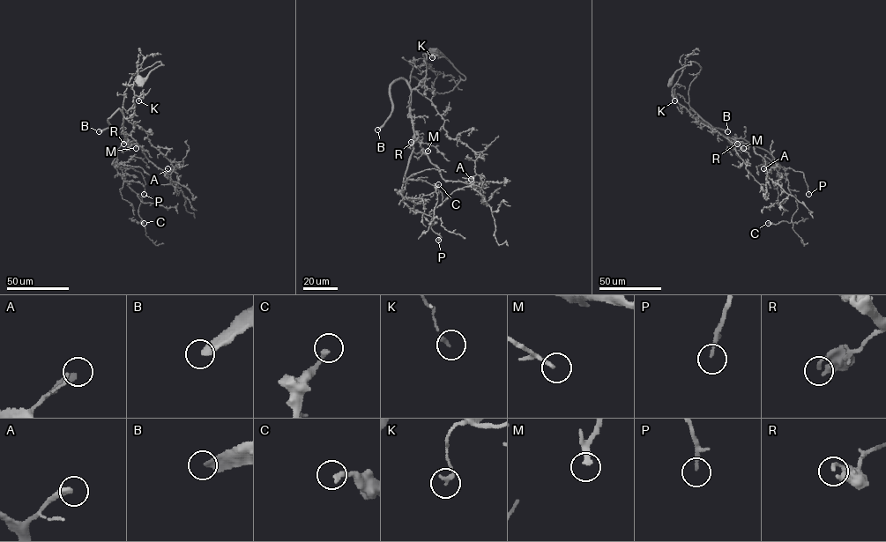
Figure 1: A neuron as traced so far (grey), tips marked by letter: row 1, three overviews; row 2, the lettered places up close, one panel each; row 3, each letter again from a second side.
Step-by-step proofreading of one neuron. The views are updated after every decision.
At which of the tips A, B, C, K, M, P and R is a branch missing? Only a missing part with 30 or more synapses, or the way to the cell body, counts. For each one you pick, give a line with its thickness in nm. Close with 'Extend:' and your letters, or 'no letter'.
A: 300 nm thick
B: 360 nm thick
P: 140 nm thick
Extend: A, B, P

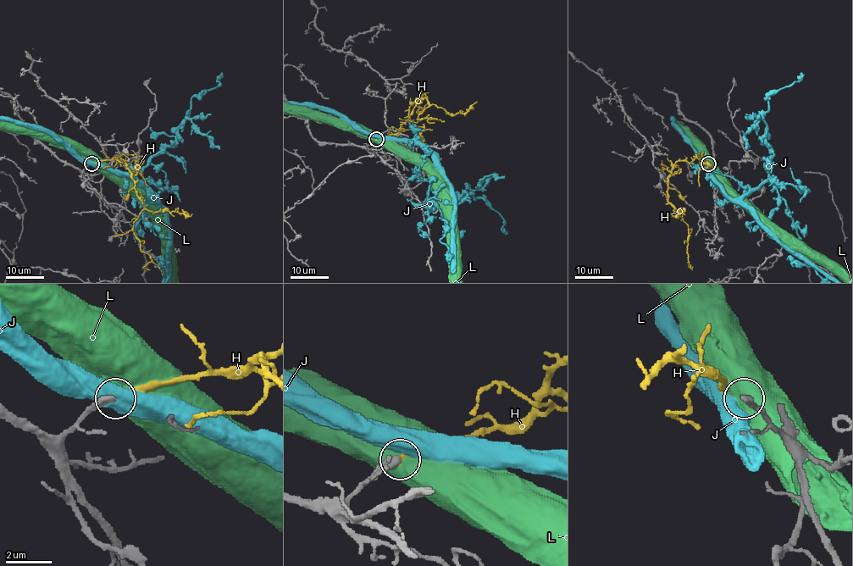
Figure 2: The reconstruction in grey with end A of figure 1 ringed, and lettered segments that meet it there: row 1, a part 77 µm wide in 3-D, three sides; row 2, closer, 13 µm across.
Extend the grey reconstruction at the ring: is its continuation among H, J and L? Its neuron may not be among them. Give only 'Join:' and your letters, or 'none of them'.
Join: none of them

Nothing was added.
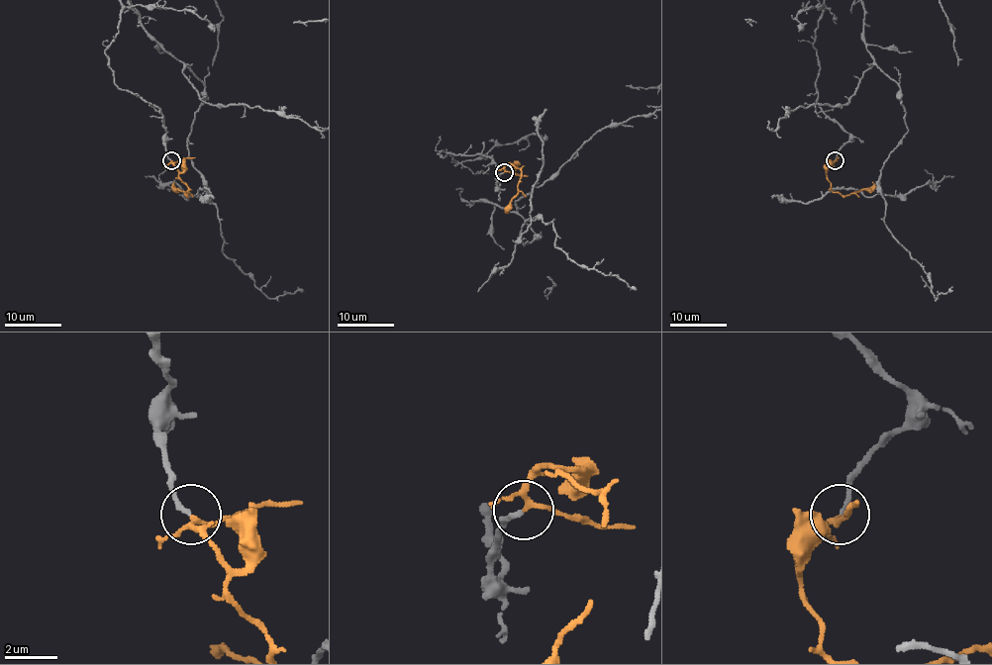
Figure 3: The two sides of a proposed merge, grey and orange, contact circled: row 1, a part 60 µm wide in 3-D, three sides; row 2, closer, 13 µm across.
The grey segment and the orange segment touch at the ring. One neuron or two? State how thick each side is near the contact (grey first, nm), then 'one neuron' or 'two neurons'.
180/150 nm | one neuron

